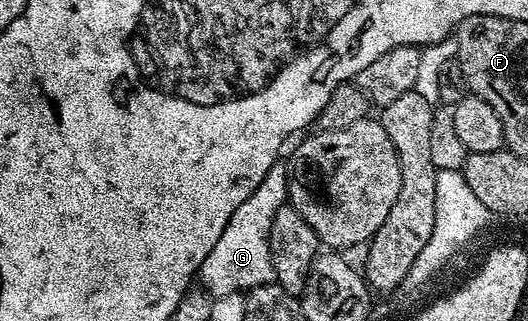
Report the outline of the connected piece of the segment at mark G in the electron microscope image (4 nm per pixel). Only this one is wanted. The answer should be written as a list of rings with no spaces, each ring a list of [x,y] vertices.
[[[282,161],[273,164],[265,172],[265,180],[257,184],[252,194],[247,195],[245,204],[231,212],[221,240],[213,244],[213,252],[205,256],[198,270],[197,278],[202,289],[212,299],[227,296],[229,293],[240,293],[252,290],[254,286],[270,286],[275,282],[275,273],[269,252],[269,228],[273,226],[273,216],[287,202],[287,167]]]

